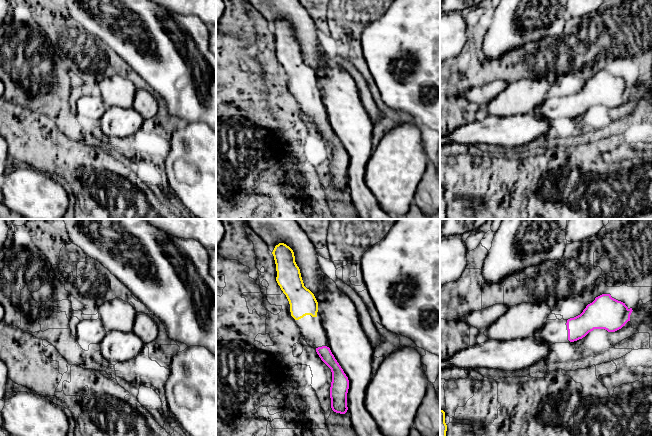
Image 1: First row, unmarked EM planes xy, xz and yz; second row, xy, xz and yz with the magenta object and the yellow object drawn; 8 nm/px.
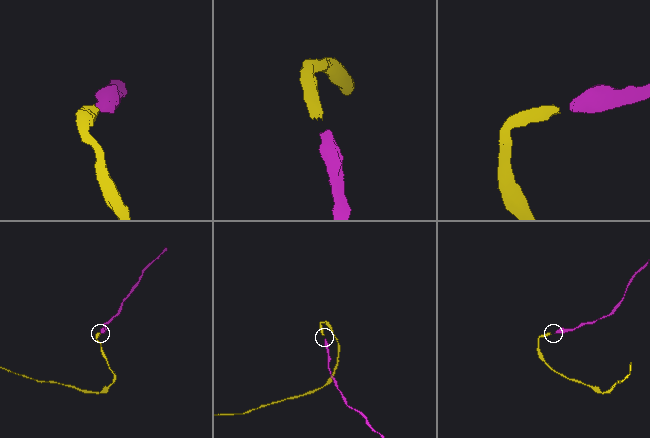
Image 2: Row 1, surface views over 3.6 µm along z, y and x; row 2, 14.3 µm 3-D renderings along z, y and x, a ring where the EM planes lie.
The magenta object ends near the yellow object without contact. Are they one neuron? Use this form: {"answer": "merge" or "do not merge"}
{"answer": "merge"}

